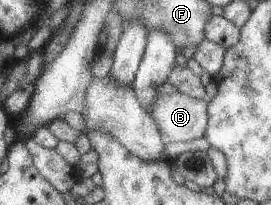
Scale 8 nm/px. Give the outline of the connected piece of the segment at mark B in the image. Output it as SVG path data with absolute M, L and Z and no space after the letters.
M180 92L160 94L150 113L165 142L192 141L204 137L207 103Z

